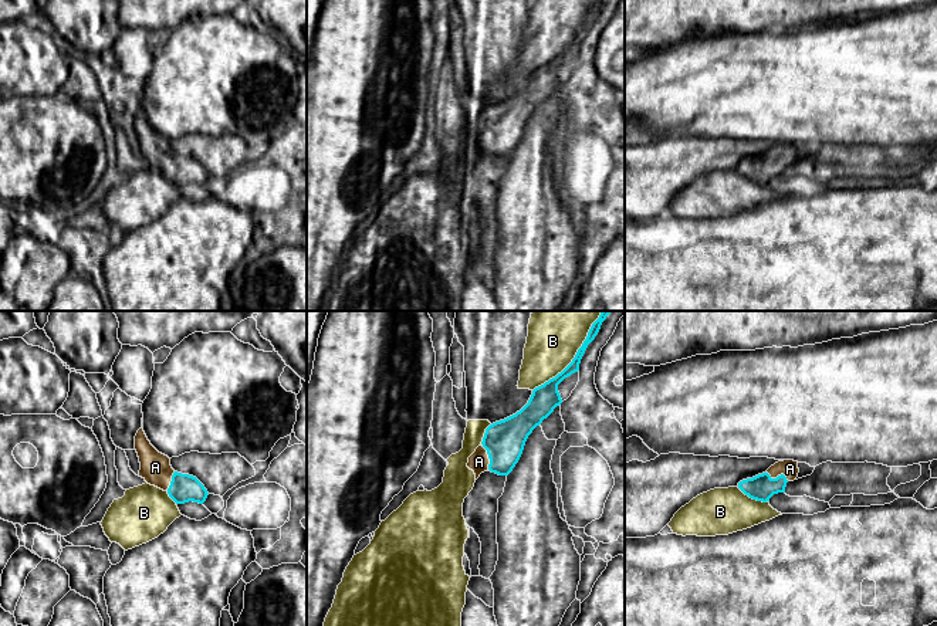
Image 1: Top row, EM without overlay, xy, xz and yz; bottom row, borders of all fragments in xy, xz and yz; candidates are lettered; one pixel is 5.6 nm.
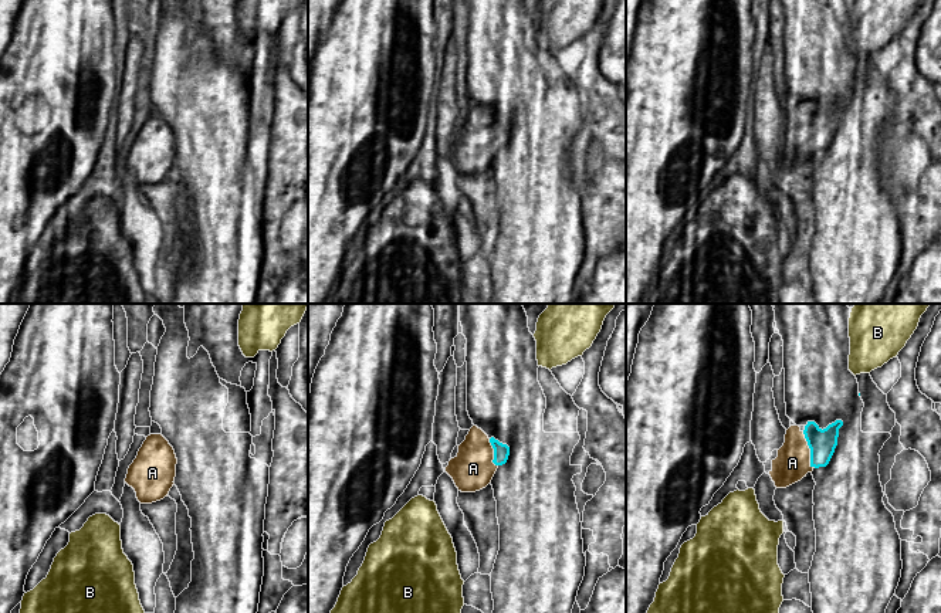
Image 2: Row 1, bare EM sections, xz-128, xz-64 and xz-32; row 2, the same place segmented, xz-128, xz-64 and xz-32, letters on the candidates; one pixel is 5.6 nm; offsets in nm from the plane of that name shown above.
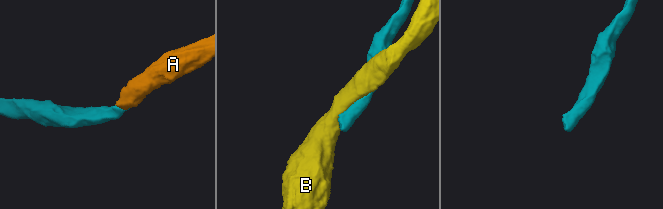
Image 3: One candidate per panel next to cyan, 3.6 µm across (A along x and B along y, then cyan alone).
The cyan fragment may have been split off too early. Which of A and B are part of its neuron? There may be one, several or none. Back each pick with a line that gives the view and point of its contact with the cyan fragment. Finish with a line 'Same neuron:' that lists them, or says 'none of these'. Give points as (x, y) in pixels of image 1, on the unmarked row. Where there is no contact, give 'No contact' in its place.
A: Touches cyan at xz (489, 138)
Same neuron: A

